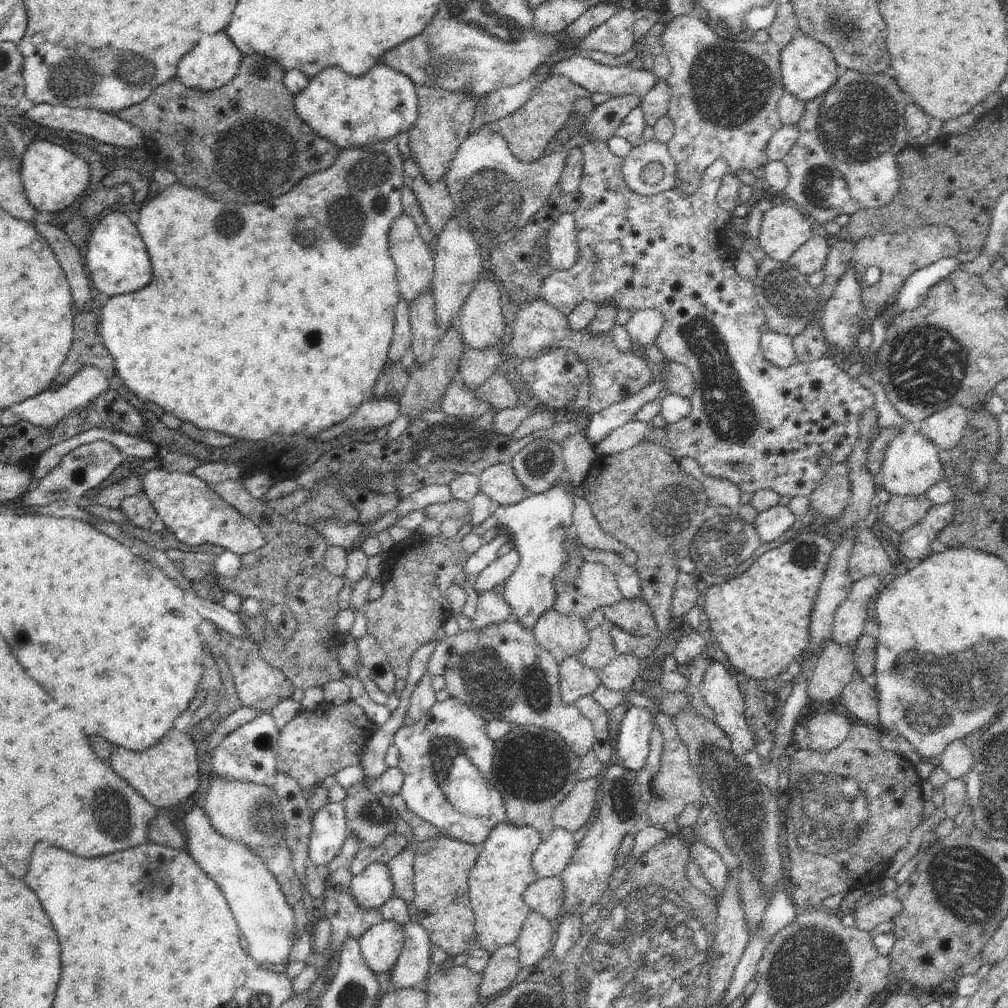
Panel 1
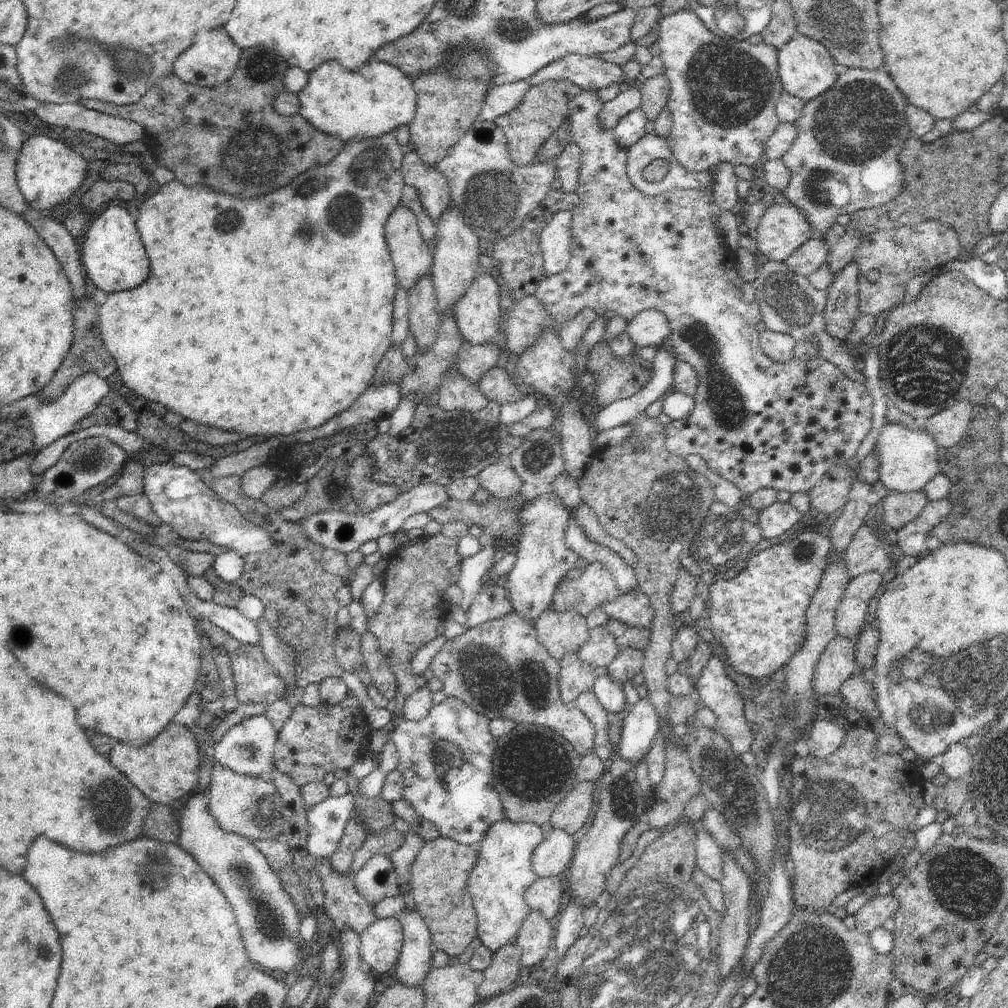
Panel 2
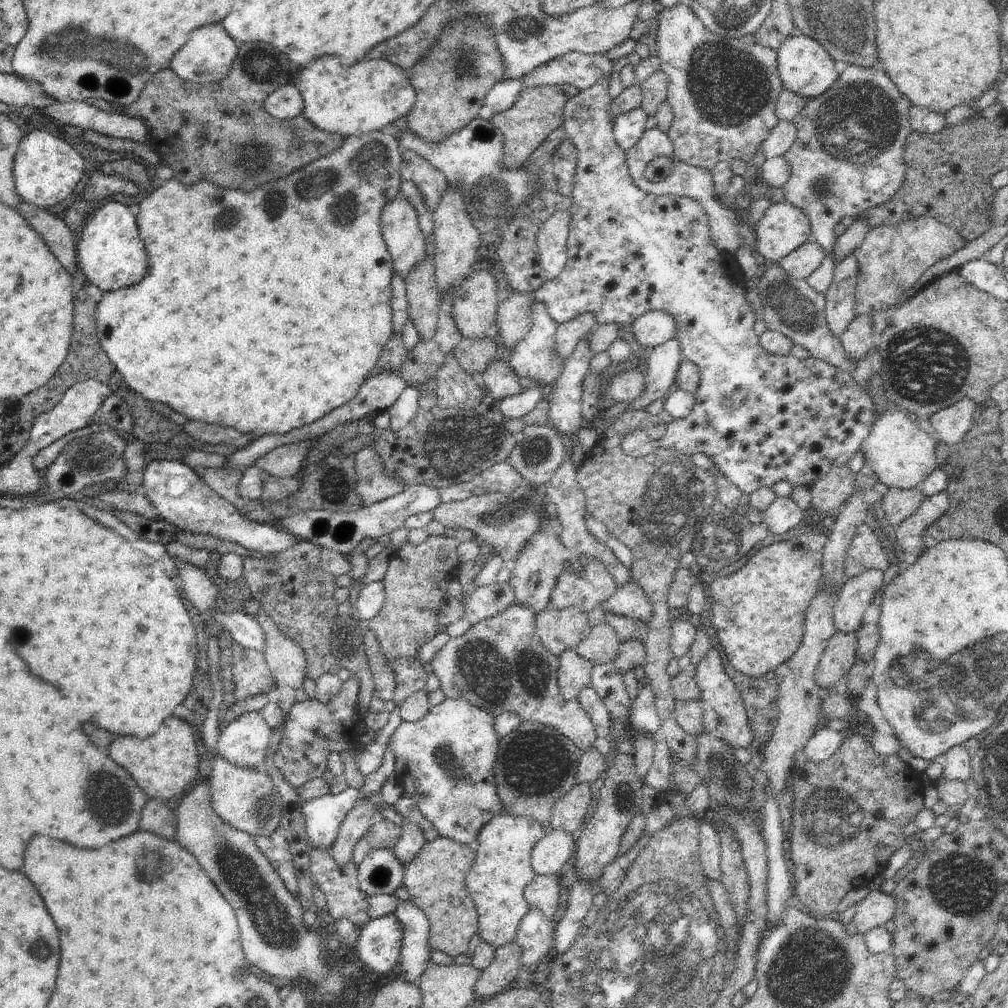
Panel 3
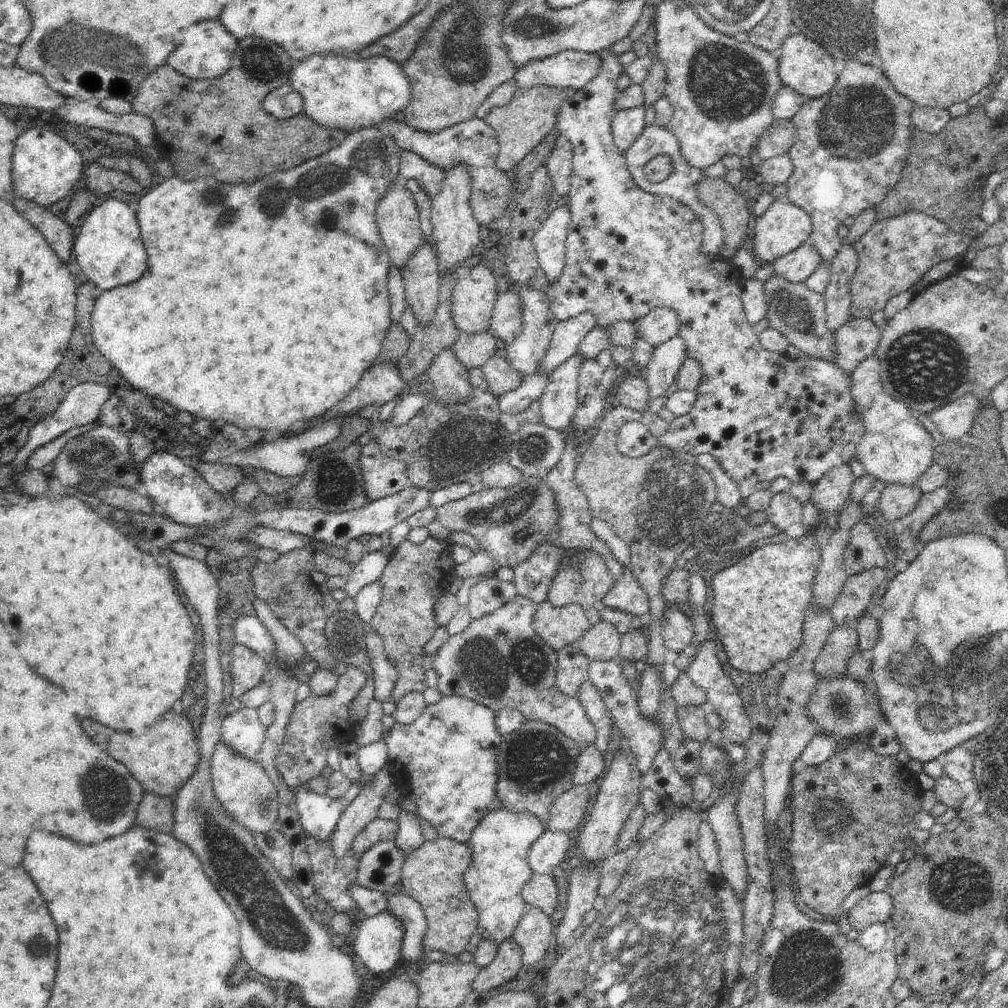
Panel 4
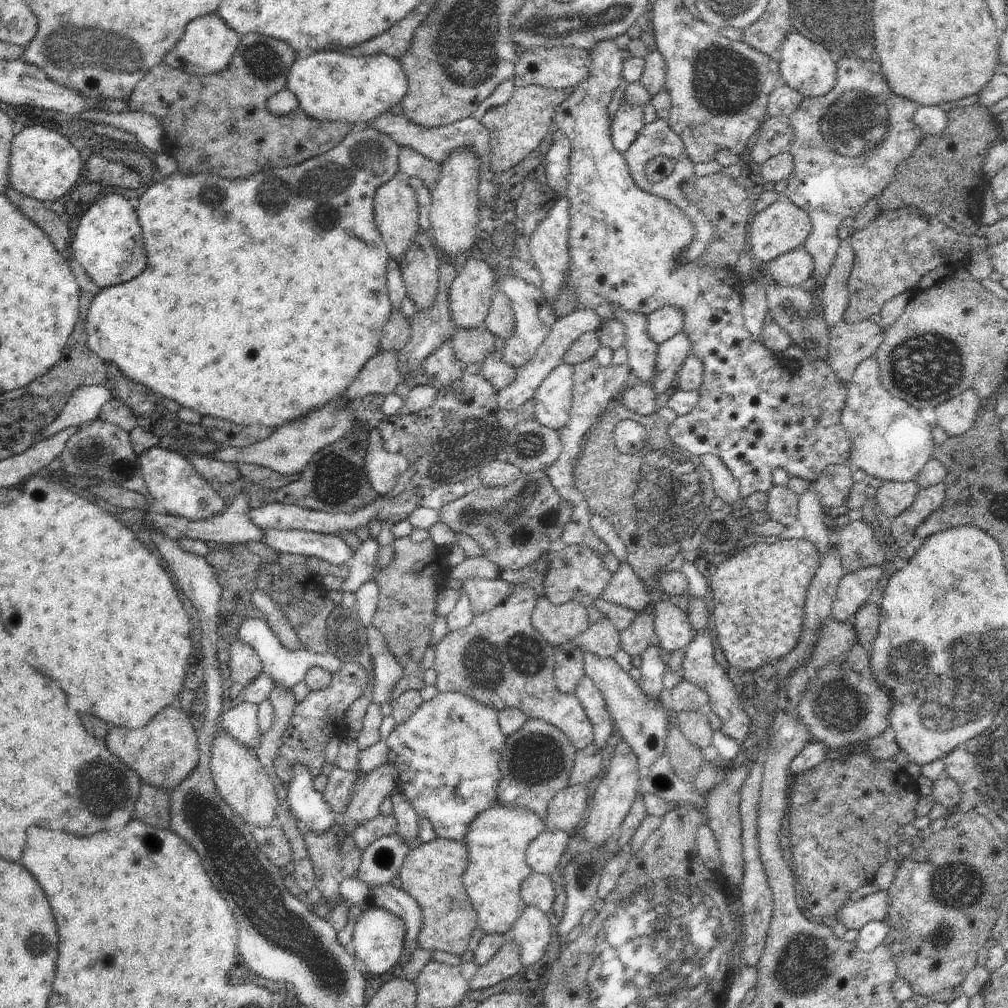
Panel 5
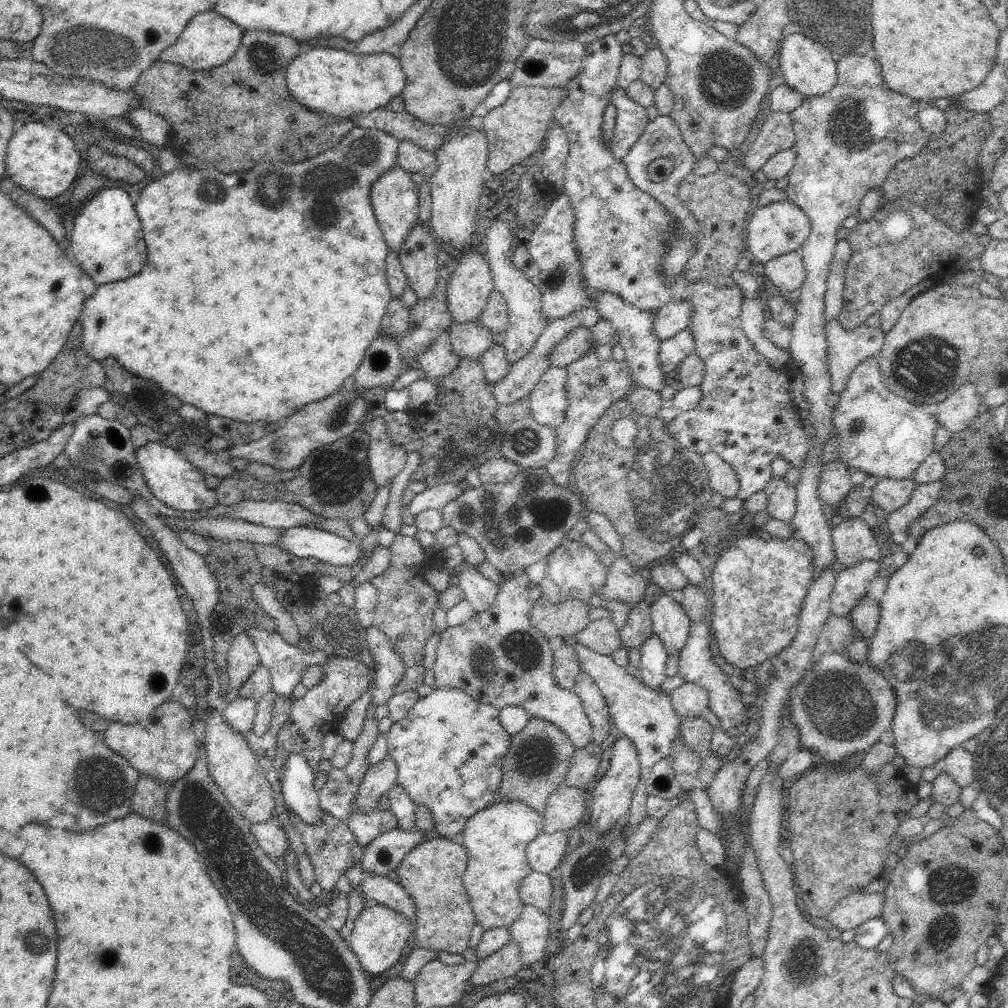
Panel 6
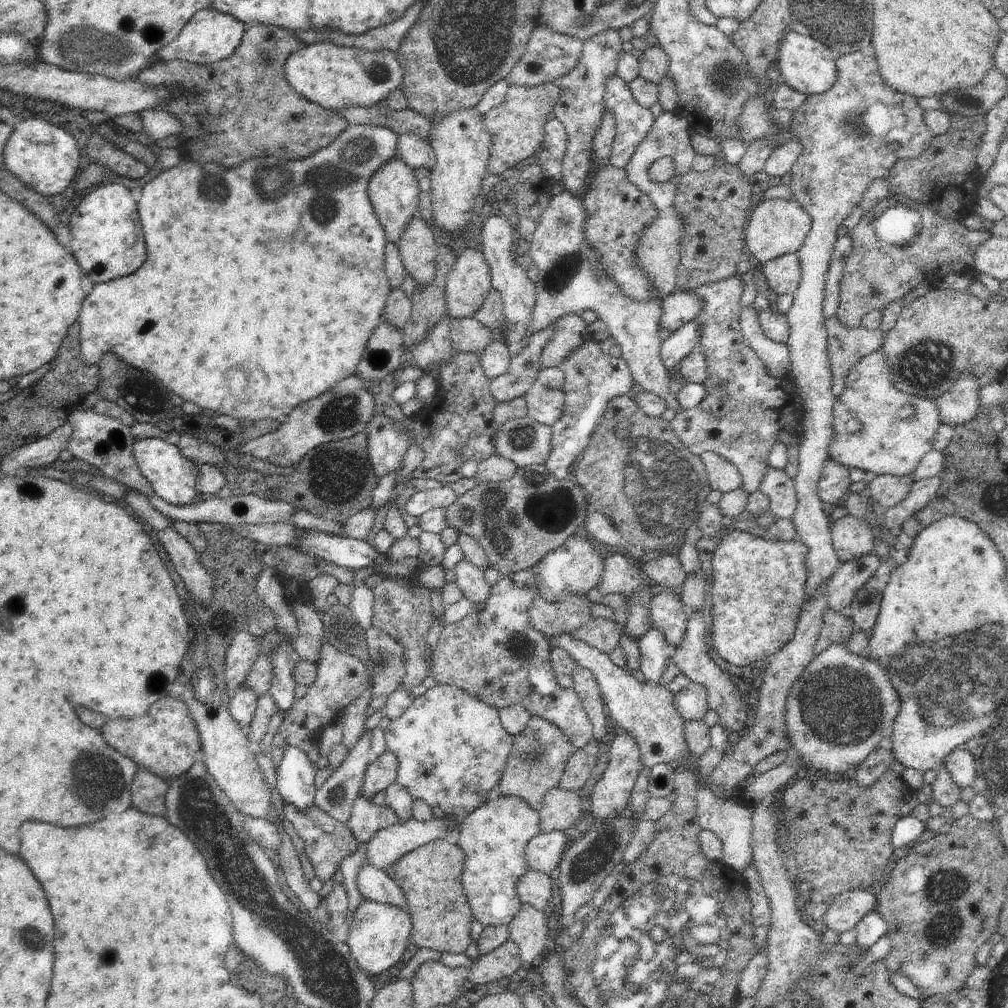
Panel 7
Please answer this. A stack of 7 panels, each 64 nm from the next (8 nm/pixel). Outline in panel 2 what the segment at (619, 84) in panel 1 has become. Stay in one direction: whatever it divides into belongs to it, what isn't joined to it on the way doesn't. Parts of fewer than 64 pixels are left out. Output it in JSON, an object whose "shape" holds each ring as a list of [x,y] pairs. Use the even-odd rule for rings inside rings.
{"shape":[[[568,53],[552,61],[528,78],[529,84],[542,85],[544,82],[566,80],[580,86],[583,91],[604,90],[616,83],[624,84],[624,70],[617,64],[604,62],[595,56]]]}

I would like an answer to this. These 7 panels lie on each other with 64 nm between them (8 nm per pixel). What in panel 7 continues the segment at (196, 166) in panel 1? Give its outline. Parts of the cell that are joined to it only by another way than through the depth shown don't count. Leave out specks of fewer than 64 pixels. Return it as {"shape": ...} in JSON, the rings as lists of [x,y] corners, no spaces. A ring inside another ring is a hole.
{"shape":[[[255,24],[249,26],[243,34],[234,54],[216,64],[200,66],[179,60],[164,62],[160,59],[144,69],[137,79],[146,86],[164,86],[168,90],[174,88],[174,98],[170,98],[166,104],[160,104],[157,109],[176,116],[178,122],[182,122],[182,132],[177,135],[177,148],[183,159],[202,166],[208,163],[220,164],[227,169],[240,166],[250,158],[278,157],[295,161],[324,150],[351,125],[337,112],[308,102],[288,84],[284,65],[288,56],[301,47],[299,37],[293,32],[276,26]]]}

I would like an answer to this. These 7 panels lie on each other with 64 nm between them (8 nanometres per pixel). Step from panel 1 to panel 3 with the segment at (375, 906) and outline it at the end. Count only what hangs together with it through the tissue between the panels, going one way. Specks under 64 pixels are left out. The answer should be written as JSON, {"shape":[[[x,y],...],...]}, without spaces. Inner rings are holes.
{"shape":[[[375,849],[369,856],[357,866],[357,884],[360,891],[367,895],[389,894],[394,895],[396,888],[402,885],[403,864],[394,855],[393,849]]]}

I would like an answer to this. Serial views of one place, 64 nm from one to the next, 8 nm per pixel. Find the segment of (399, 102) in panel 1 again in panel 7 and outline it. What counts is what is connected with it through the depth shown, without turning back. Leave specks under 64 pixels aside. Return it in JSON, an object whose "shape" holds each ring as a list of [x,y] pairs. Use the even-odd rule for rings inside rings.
{"shape":[[[332,42],[302,44],[300,50],[288,56],[284,68],[286,80],[296,94],[332,112],[342,112],[352,106],[372,108],[403,86],[403,68],[394,51],[368,52]]]}

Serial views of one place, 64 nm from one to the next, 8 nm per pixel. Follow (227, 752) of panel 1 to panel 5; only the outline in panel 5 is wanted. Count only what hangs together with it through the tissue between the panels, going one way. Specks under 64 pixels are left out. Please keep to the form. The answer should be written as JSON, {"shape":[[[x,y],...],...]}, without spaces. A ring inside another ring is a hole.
{"shape":[[[250,702],[238,704],[235,708],[225,709],[221,714],[220,728],[229,736],[235,737],[250,750],[258,750],[260,740],[257,724],[257,706]]]}

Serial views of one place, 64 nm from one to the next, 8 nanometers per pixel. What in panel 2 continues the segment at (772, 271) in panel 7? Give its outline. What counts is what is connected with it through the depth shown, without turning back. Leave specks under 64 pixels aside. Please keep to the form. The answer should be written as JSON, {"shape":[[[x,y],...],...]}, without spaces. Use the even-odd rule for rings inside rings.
{"shape":[[[824,239],[807,240],[784,261],[786,267],[797,276],[809,277],[824,264],[829,253],[829,245]]]}

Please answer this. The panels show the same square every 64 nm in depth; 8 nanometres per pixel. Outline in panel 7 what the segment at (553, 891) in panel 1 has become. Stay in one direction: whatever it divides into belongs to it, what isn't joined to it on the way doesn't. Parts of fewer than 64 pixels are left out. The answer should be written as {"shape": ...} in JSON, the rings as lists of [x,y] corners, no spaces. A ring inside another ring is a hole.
{"shape":[[[528,870],[517,884],[521,903],[530,904],[538,911],[544,911],[555,888],[555,875]]]}

